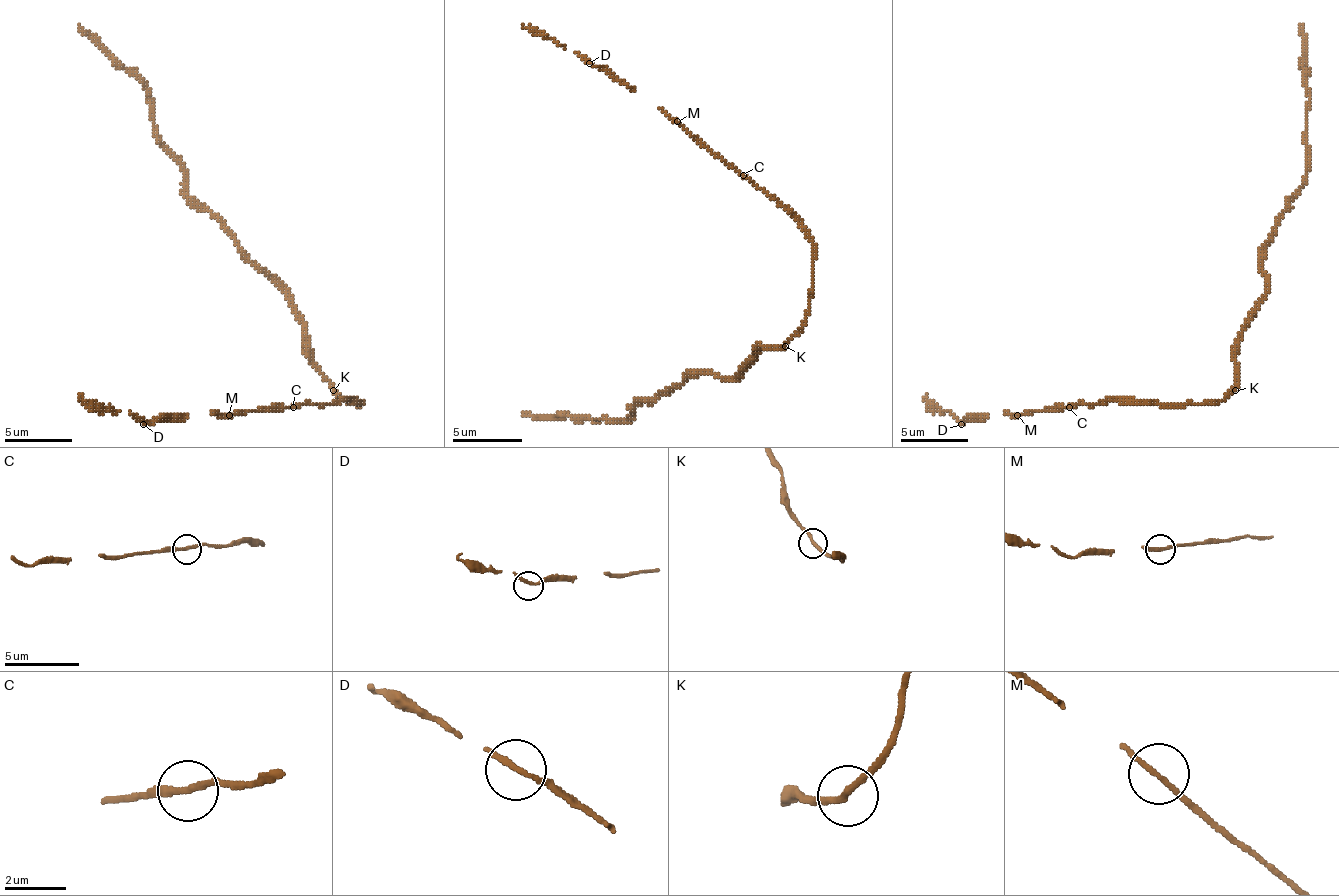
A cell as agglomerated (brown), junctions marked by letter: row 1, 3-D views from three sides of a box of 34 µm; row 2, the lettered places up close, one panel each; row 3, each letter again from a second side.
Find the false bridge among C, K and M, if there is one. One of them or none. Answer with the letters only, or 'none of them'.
none of them

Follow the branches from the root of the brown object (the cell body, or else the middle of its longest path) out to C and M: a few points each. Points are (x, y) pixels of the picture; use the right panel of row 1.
C: (1232, 390), (1222, 401), (1208, 404), (1120, 404), (1117, 401), (1103, 401), (1100, 404), (1072, 404), (1069, 407)
M: (1232, 390), (1222, 401), (1208, 404), (1120, 404), (1117, 401), (1103, 401), (1100, 404), (1045, 407), (1018, 414)

